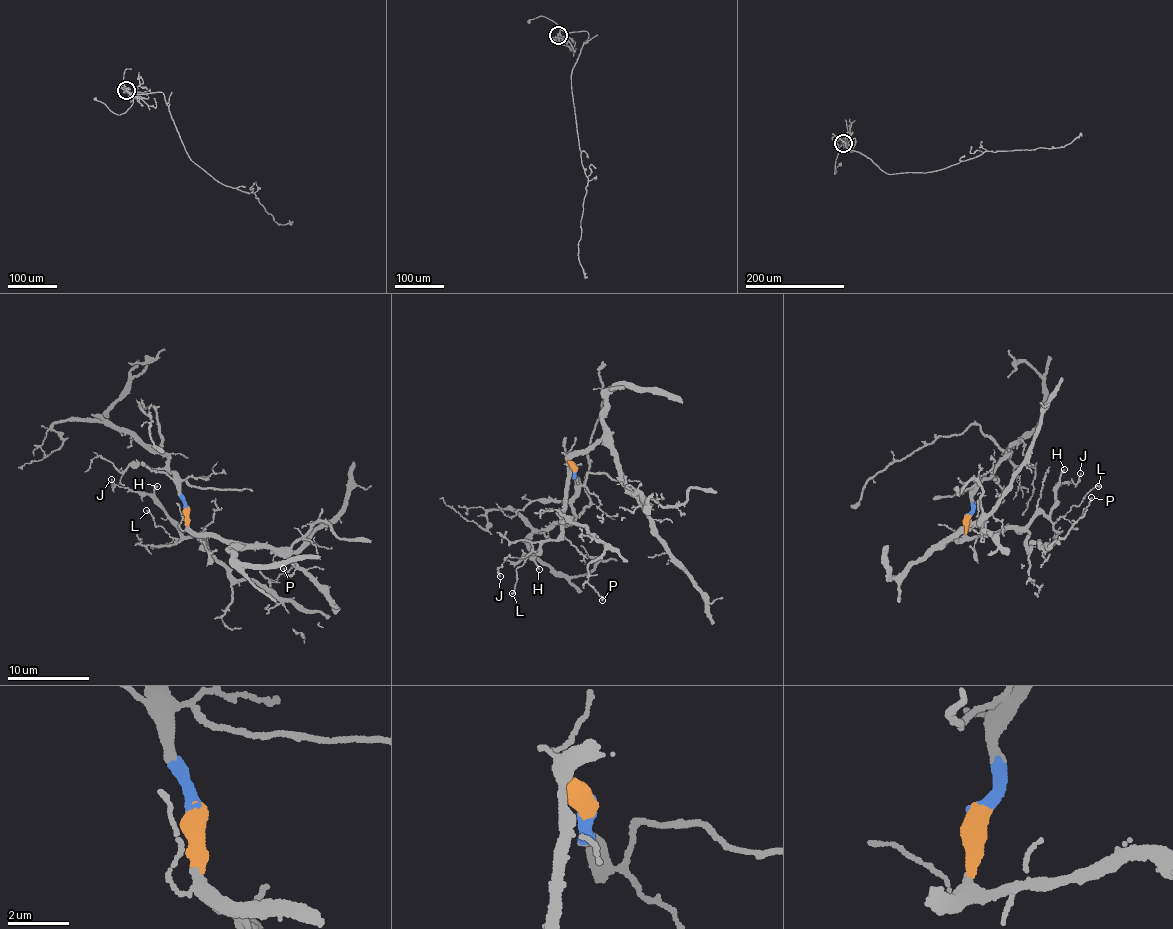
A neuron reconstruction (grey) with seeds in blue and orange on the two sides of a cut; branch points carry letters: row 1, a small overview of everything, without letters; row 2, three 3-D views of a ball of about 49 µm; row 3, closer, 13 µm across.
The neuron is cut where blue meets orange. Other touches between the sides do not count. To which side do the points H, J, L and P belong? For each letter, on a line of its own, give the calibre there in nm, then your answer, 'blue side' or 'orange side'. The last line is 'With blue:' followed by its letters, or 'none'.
H: 170 nm | orange side
J: 130 nm | orange side
L: 130 nm | orange side
P: 140 nm | orange side
With blue: none

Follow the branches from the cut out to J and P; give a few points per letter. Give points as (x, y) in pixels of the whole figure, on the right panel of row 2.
J: (968, 515), (968, 537), (1021, 527), (1041, 513), (1047, 517), (1059, 484), (1078, 482), (1081, 473)
P: (968, 515), (968, 537), (1021, 527), (1026, 531), (1030, 547), (1035, 540), (1050, 544), (1063, 540), (1092, 497)

